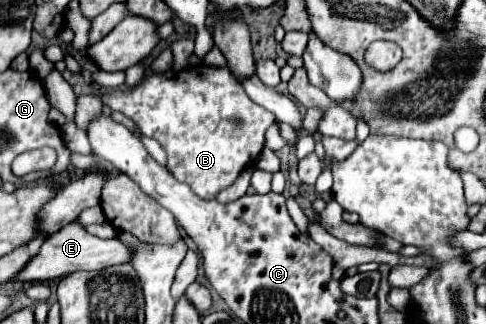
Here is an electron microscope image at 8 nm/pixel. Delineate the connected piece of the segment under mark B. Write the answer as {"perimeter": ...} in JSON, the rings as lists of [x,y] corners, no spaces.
{"perimeter":[[[205,63],[185,67],[173,77],[151,73],[143,77],[133,89],[125,91],[115,89],[103,93],[97,83],[91,83],[91,95],[101,97],[103,105],[107,105],[111,111],[123,113],[141,129],[145,137],[155,139],[167,151],[169,173],[175,179],[191,185],[191,189],[195,189],[195,193],[203,199],[215,199],[219,191],[233,185],[233,181],[243,169],[255,165],[255,159],[263,151],[265,131],[275,121],[275,115],[271,115],[271,111],[259,107],[247,97],[247,93],[235,81],[227,67],[211,67]]]}

